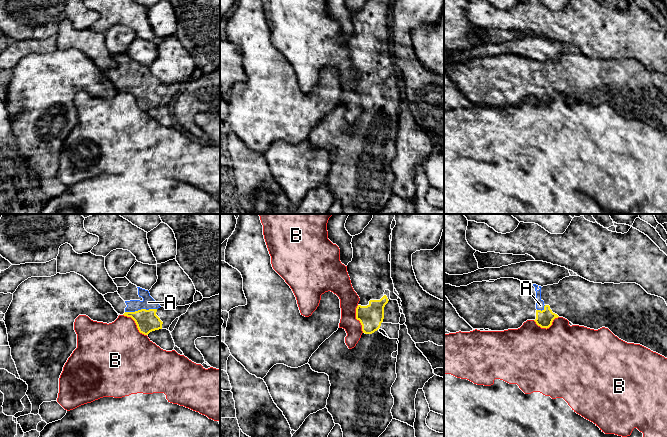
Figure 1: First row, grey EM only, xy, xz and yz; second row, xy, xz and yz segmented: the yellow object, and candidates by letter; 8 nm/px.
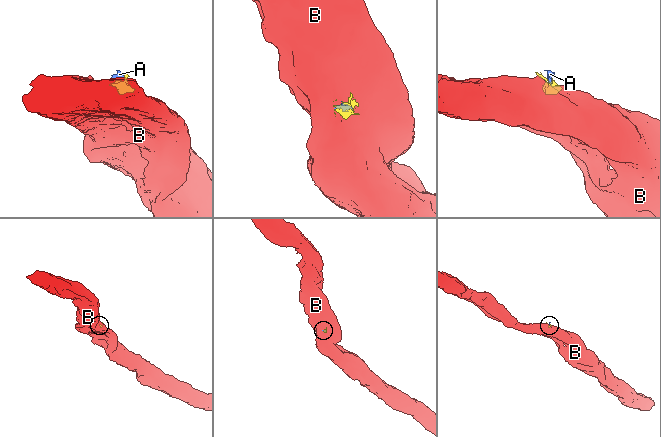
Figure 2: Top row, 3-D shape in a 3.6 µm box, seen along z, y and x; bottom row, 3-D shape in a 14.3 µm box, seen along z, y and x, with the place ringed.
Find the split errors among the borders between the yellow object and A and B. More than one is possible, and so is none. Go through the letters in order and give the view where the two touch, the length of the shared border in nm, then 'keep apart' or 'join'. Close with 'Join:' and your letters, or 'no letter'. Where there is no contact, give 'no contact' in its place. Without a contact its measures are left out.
A: xy | 260 nm | join
B: xy | 260 nm | keep apart
Join: A

